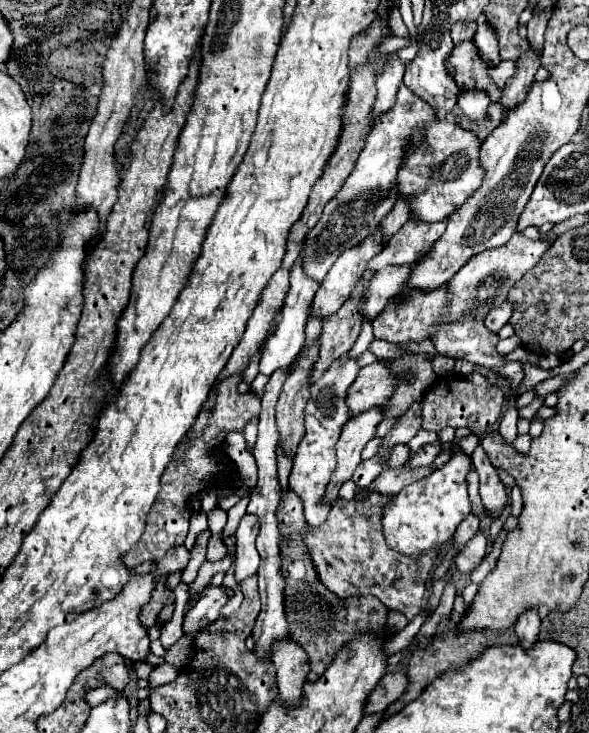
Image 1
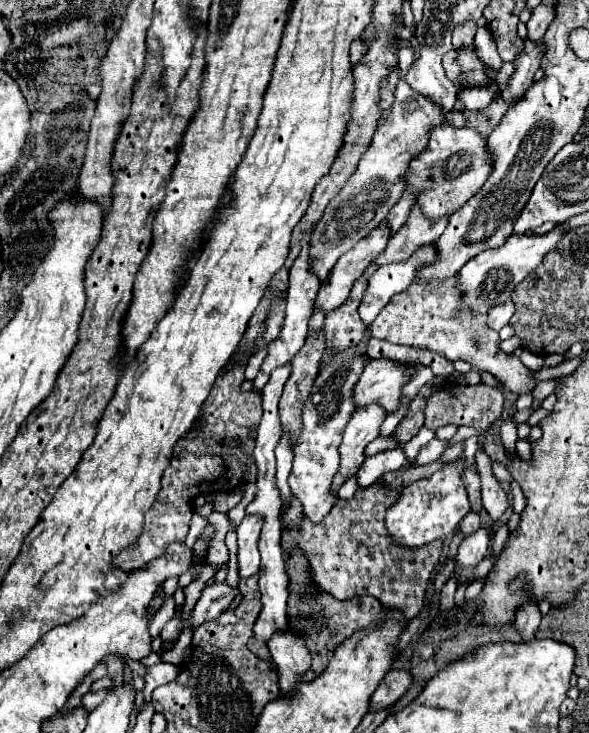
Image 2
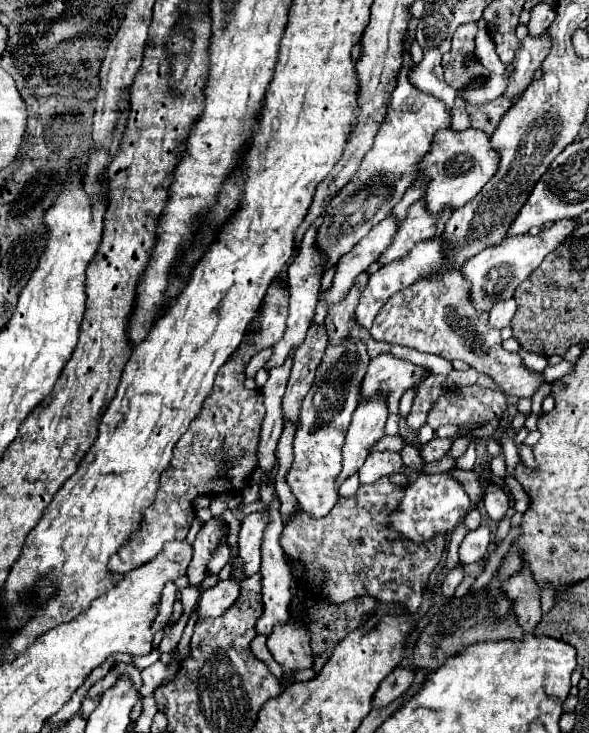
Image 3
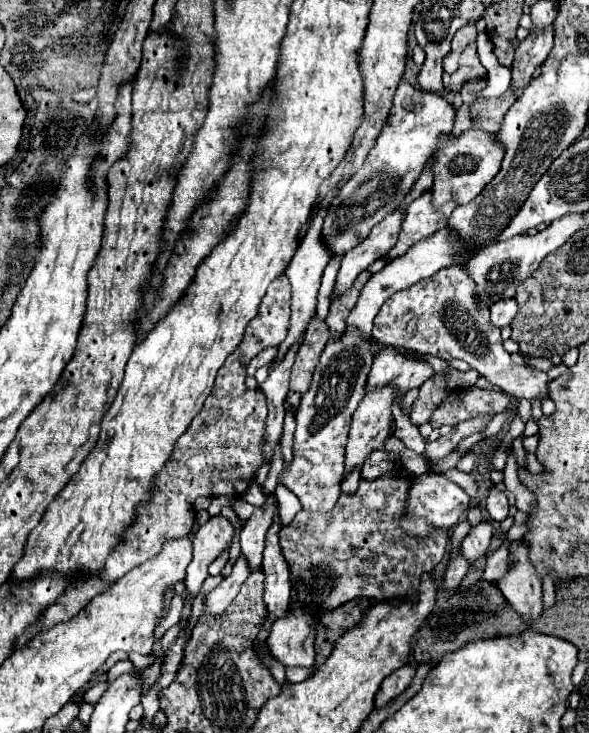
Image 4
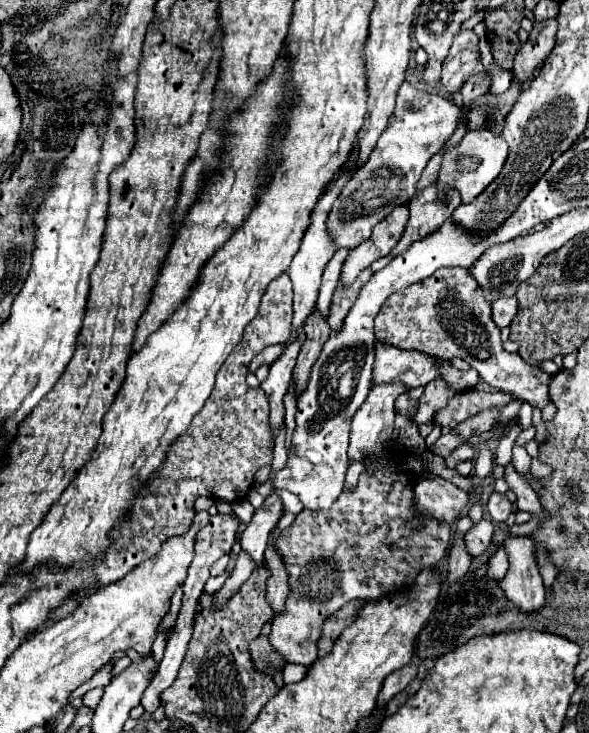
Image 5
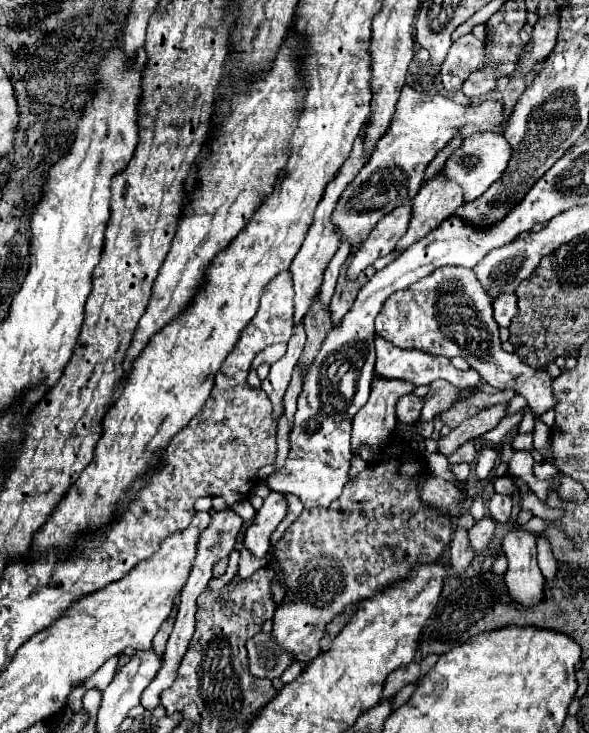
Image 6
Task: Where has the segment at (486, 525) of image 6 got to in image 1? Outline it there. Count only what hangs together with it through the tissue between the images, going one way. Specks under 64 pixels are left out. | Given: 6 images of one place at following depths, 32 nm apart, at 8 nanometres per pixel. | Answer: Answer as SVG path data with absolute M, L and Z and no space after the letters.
M476 532L462 548L460 548L460 552L456 554L456 558L454 558L454 564L458 566L458 570L460 572L472 572L480 562L482 562L482 558L486 556L486 552L488 552L488 538L486 538L486 534L484 532Z

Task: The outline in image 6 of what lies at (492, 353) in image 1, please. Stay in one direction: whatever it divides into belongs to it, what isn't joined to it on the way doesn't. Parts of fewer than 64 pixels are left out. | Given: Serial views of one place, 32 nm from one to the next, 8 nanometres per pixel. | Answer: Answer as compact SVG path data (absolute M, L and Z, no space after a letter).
M442 266L430 276L392 294L376 316L376 334L384 336L398 348L418 348L446 358L462 356L486 384L498 390L514 388L524 396L536 418L558 404L552 394L552 378L546 370L530 368L520 362L516 354L502 350L492 310L492 296L486 294L470 268Z

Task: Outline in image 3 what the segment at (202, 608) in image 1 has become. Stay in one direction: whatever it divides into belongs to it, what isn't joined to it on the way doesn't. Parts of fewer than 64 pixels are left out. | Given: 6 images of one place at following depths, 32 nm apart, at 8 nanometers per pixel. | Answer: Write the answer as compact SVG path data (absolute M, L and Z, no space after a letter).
M238 558L234 574L202 594L202 598L200 598L200 610L198 610L200 618L216 618L216 616L224 614L224 610L228 610L228 606L238 598L240 582L244 578L246 578L244 576L244 564Z

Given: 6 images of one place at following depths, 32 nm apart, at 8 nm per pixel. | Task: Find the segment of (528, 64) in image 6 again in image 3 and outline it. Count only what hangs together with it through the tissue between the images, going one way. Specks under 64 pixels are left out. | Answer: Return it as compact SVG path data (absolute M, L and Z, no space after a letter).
M548 32L542 36L526 36L522 40L520 48L516 50L516 58L512 64L514 70L510 74L510 82L508 82L504 96L516 98L526 90L526 86L534 78L534 72L540 68L546 54L550 52L550 48L552 48L552 40Z

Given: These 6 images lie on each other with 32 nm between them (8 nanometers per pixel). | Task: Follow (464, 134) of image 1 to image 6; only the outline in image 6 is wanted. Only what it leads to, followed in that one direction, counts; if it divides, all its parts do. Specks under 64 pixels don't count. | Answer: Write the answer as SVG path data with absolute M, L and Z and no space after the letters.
M472 134L472 138L466 138L462 146L446 160L442 170L448 180L458 182L462 186L466 200L476 200L484 194L484 190L488 190L496 180L502 178L510 156L512 146L502 134Z

